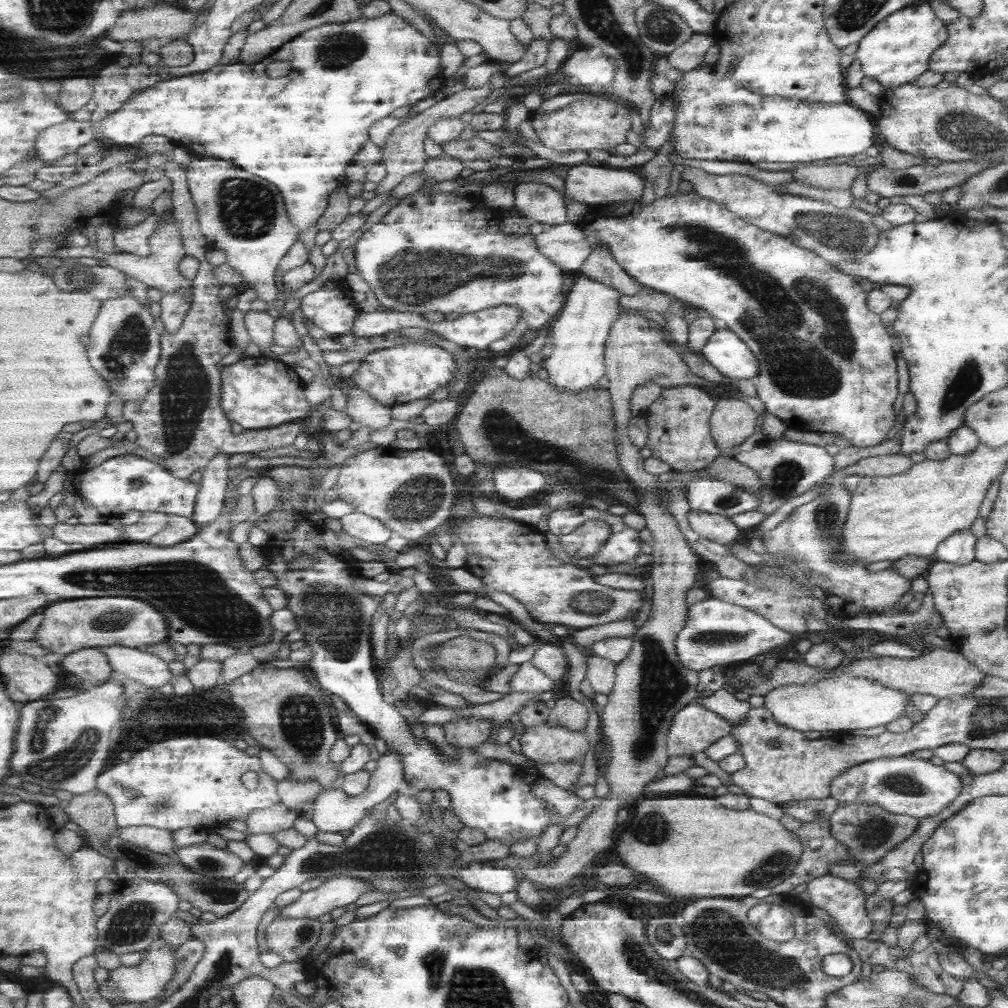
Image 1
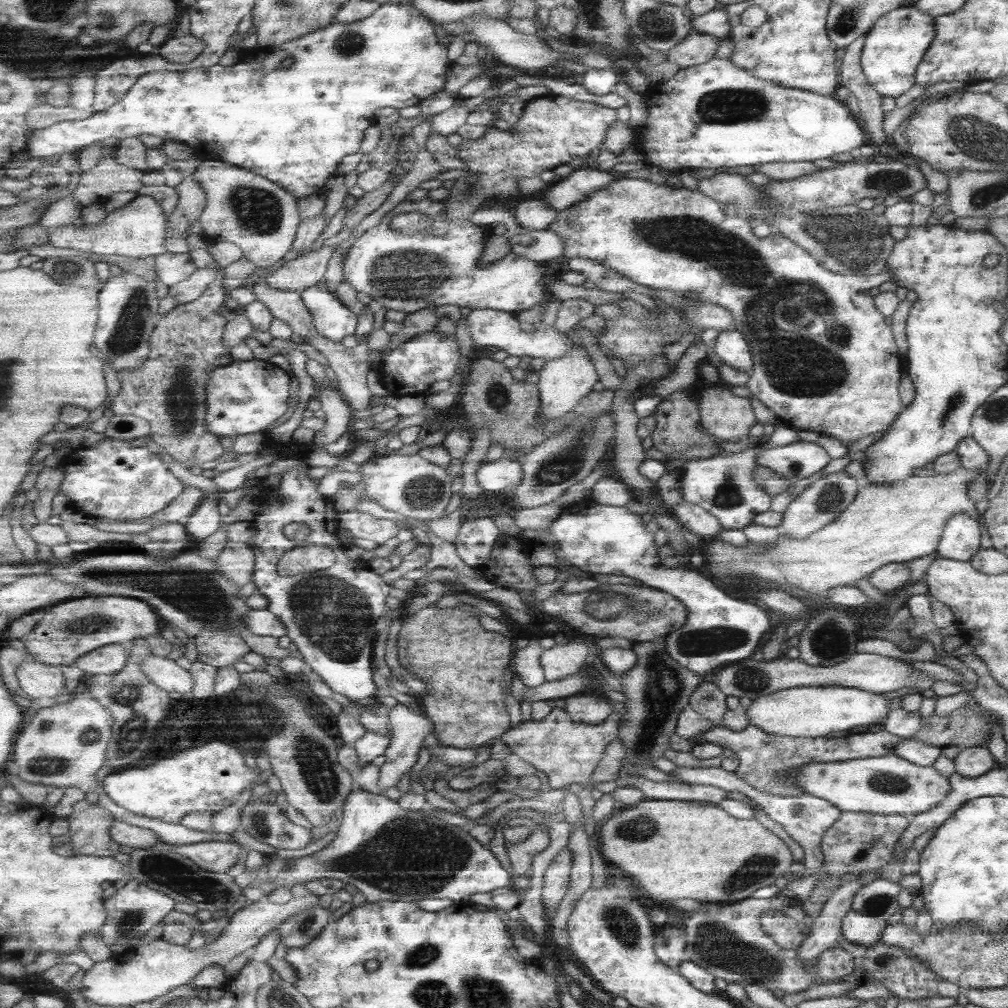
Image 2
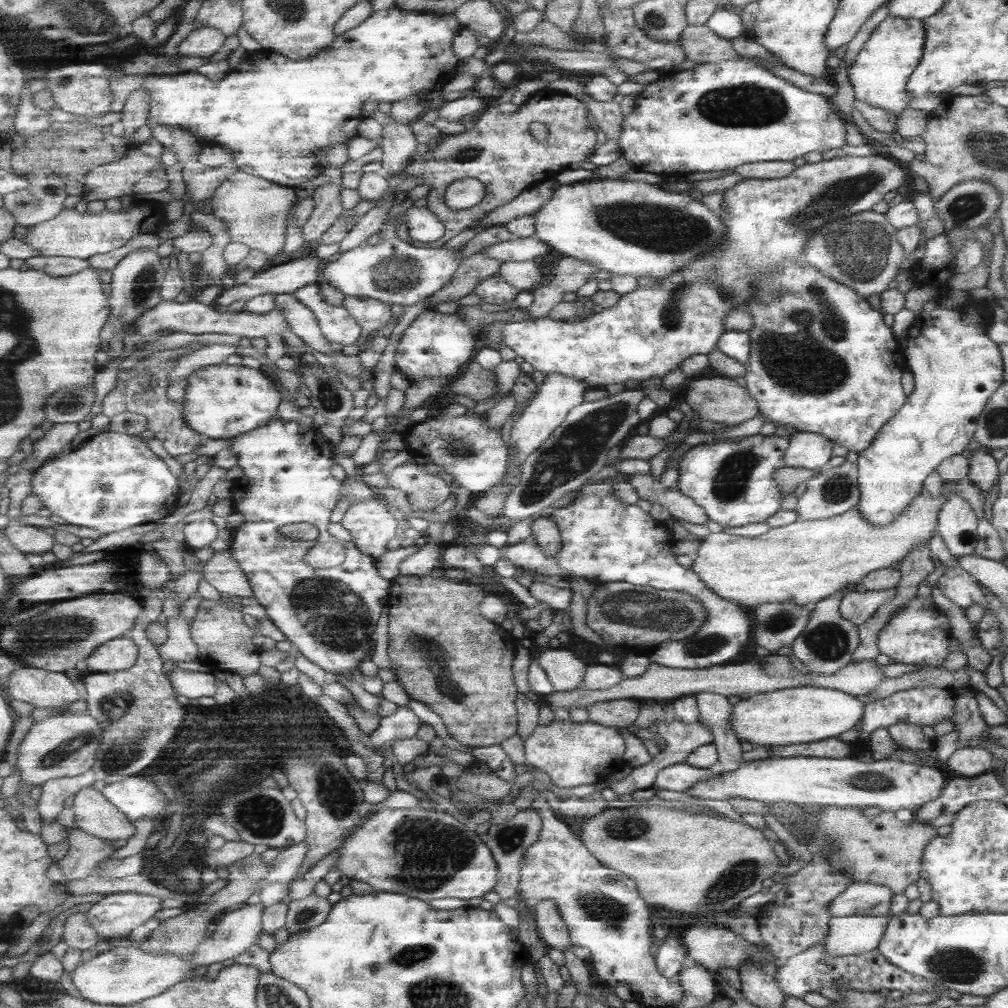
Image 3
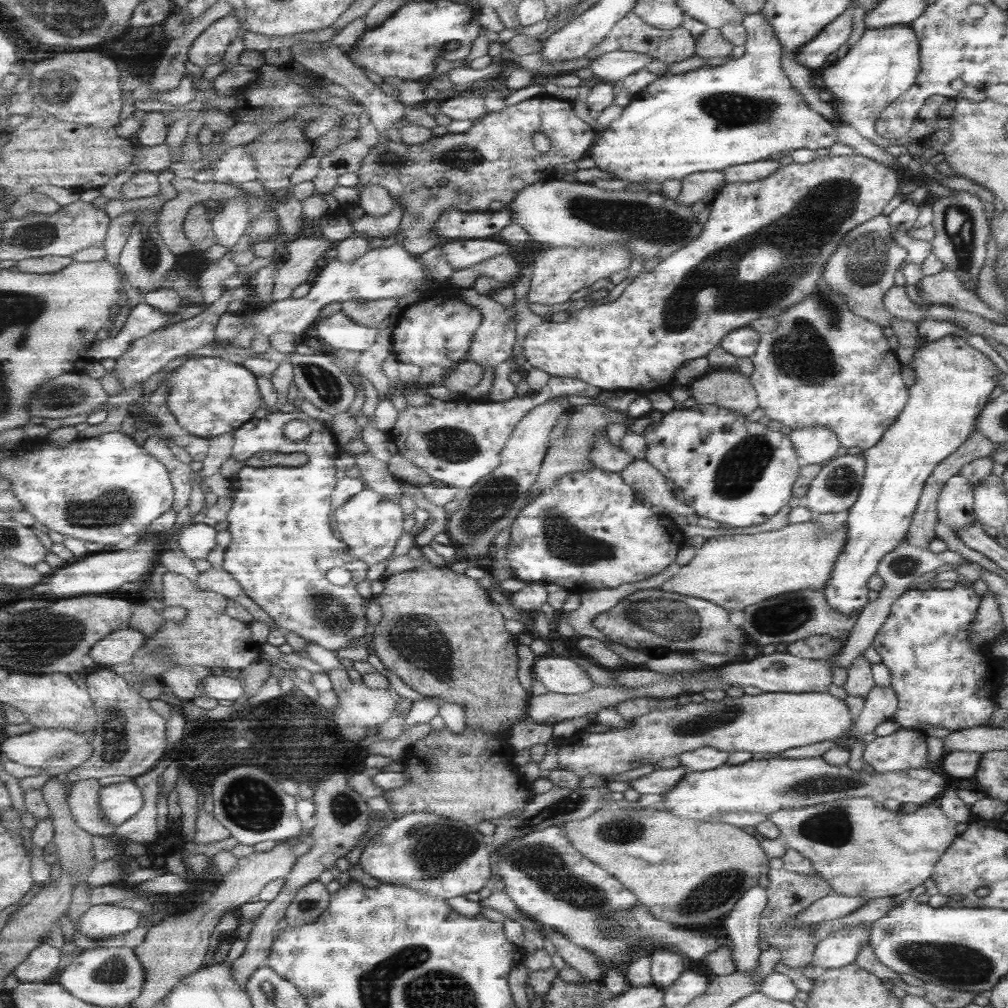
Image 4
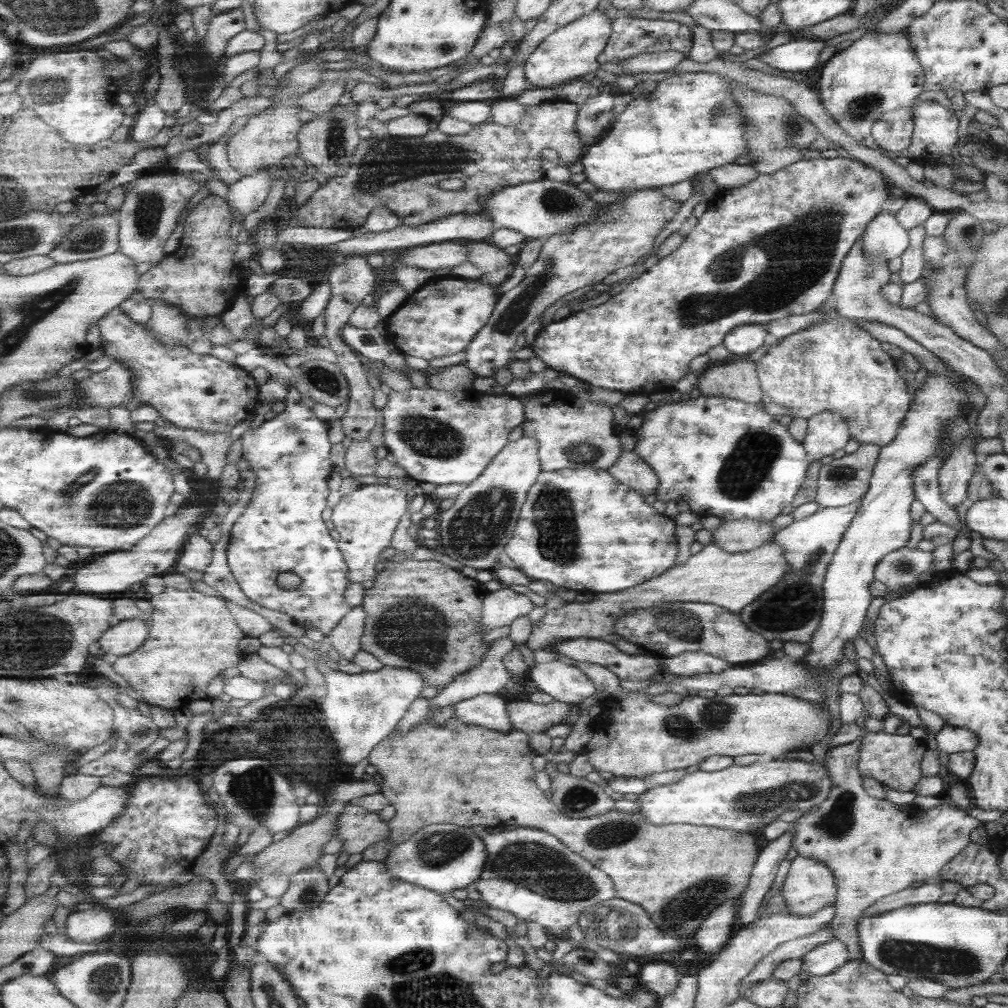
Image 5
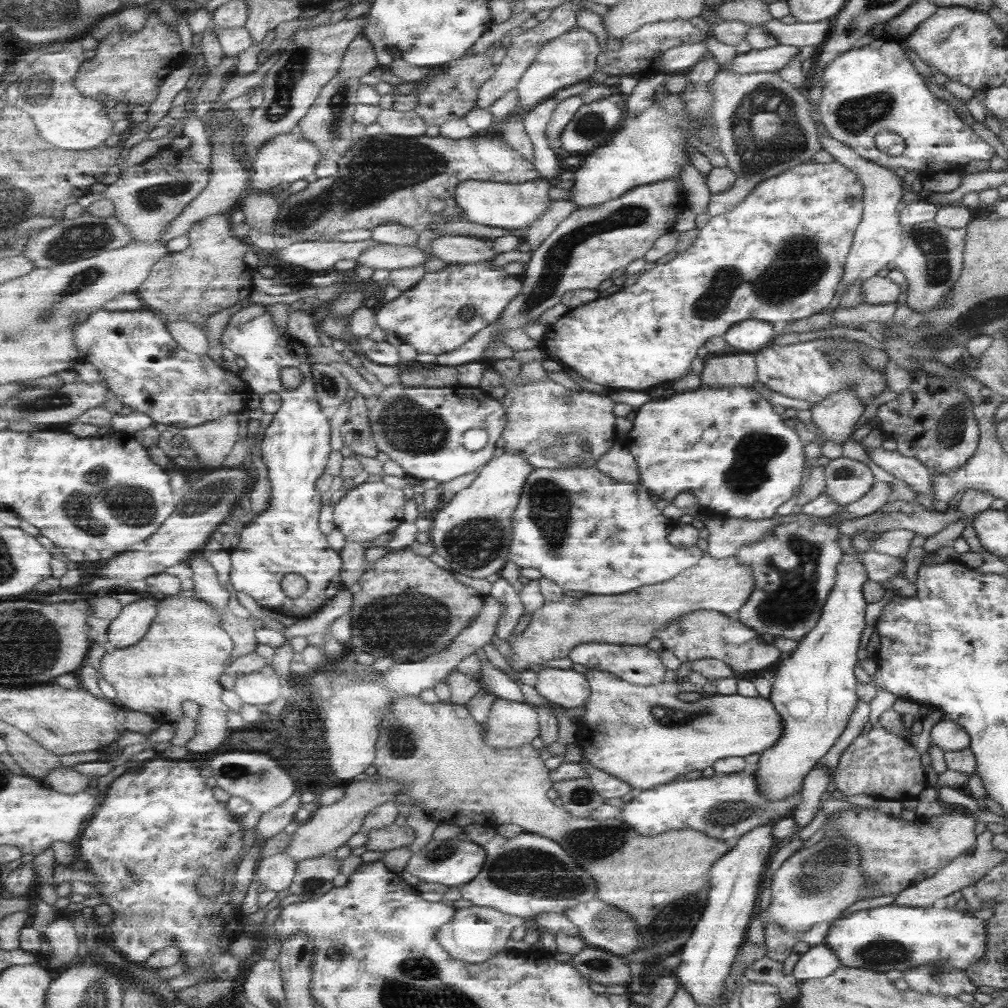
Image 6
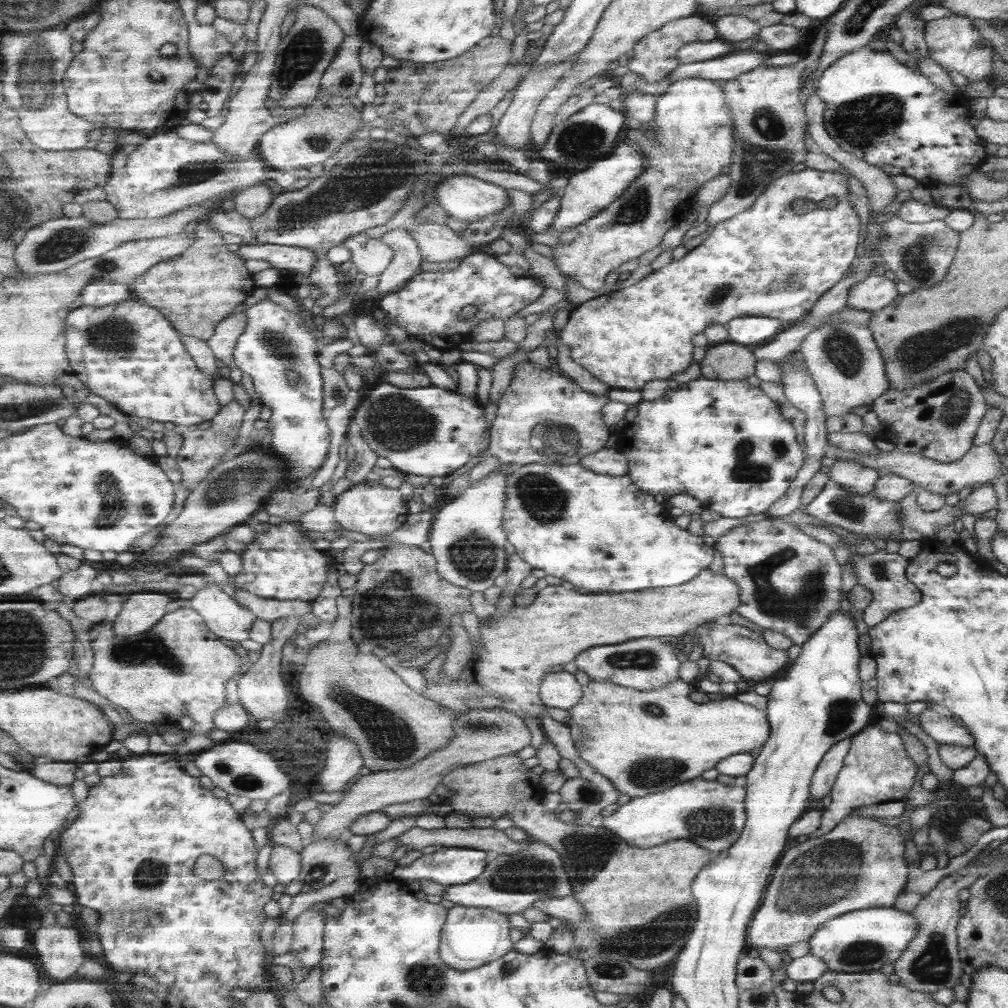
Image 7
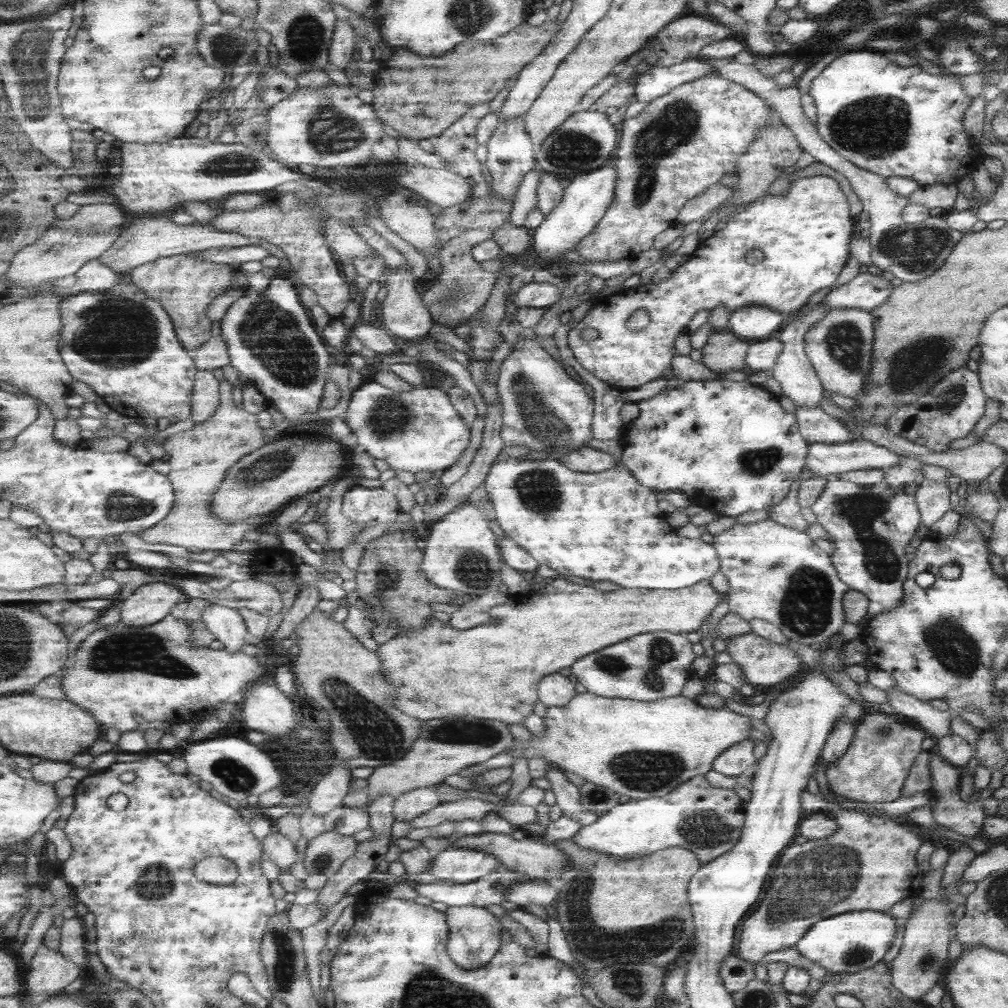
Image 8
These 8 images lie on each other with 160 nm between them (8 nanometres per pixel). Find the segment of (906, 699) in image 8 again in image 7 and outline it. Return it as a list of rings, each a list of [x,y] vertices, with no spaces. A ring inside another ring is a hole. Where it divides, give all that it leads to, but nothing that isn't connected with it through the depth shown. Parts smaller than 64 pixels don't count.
[[[929,708],[919,714],[919,721],[919,728],[937,745],[952,744],[971,747],[973,744],[973,737],[964,726],[956,725],[950,717],[939,715]]]

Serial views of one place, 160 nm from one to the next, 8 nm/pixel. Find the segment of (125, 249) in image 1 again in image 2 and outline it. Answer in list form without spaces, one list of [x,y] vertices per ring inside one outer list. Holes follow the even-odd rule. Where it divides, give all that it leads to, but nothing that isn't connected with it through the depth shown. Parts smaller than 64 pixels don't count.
[[[165,252],[154,256],[154,264],[159,280],[169,288],[187,280],[198,269],[189,253]]]

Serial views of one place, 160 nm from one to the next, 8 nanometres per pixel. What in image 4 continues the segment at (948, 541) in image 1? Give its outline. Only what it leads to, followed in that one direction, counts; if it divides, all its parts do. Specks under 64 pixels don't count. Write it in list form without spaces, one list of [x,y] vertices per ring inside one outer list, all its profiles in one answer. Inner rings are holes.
[[[958,472],[950,476],[936,500],[936,520],[951,531],[975,525],[972,513],[972,487]]]

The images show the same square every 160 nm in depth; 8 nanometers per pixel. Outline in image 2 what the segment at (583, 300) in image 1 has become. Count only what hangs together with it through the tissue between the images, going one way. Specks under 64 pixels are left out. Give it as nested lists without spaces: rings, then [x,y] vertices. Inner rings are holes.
[[[577,345],[565,353],[564,357],[547,361],[537,369],[539,374],[538,385],[542,406],[542,418],[540,423],[547,419],[558,419],[571,413],[581,400],[599,388],[599,374],[597,368],[589,356],[589,352],[581,345]]]

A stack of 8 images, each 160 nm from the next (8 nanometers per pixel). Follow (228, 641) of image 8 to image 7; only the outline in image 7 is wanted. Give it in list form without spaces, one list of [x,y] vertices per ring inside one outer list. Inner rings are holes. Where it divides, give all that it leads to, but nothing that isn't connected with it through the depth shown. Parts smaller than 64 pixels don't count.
[[[217,583],[197,589],[189,602],[217,636],[233,642],[251,639],[250,632],[257,622],[257,616],[247,608],[241,608],[241,604],[231,594],[223,592]]]

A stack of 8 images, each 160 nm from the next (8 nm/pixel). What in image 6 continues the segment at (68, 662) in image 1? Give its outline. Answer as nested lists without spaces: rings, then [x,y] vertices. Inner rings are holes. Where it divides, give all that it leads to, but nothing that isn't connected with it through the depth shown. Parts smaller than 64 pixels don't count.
[[[149,598],[125,606],[119,617],[108,624],[104,638],[116,648],[129,648],[141,642],[159,612],[160,604],[155,602],[157,600]]]

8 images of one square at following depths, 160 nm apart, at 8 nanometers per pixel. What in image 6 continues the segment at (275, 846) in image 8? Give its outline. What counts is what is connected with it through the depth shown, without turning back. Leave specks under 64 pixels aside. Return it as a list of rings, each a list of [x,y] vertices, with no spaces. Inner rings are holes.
[[[283,852],[260,860],[256,874],[266,889],[281,892],[290,888],[297,869],[298,862],[290,854]]]

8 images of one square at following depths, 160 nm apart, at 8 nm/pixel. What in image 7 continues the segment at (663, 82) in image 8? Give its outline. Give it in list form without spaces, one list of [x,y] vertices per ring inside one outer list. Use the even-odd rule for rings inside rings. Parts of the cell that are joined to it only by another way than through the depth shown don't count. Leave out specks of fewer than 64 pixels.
[[[763,51],[731,52],[729,55],[713,58],[713,60],[678,65],[665,79],[670,81],[671,84],[677,82],[677,80],[683,80],[683,78],[701,78],[725,82],[732,80],[739,74],[762,67],[761,63],[767,57],[769,57],[769,54],[764,54]]]

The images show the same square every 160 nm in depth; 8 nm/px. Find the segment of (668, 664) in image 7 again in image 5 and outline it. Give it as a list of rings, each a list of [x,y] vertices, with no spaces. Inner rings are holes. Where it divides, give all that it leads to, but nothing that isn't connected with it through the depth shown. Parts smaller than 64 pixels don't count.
[[[594,638],[569,639],[560,642],[555,650],[577,662],[608,667],[621,681],[649,683],[649,676],[659,670],[655,656],[626,654],[615,644]]]

